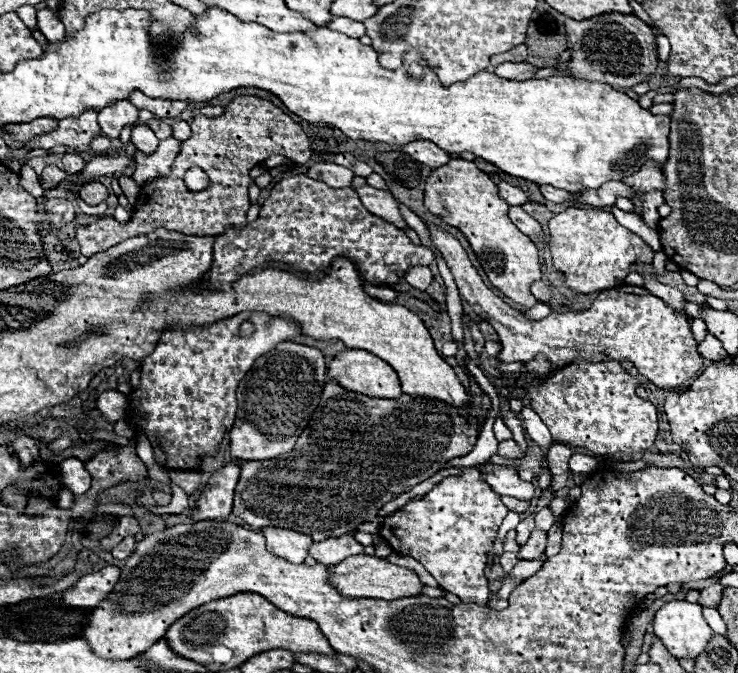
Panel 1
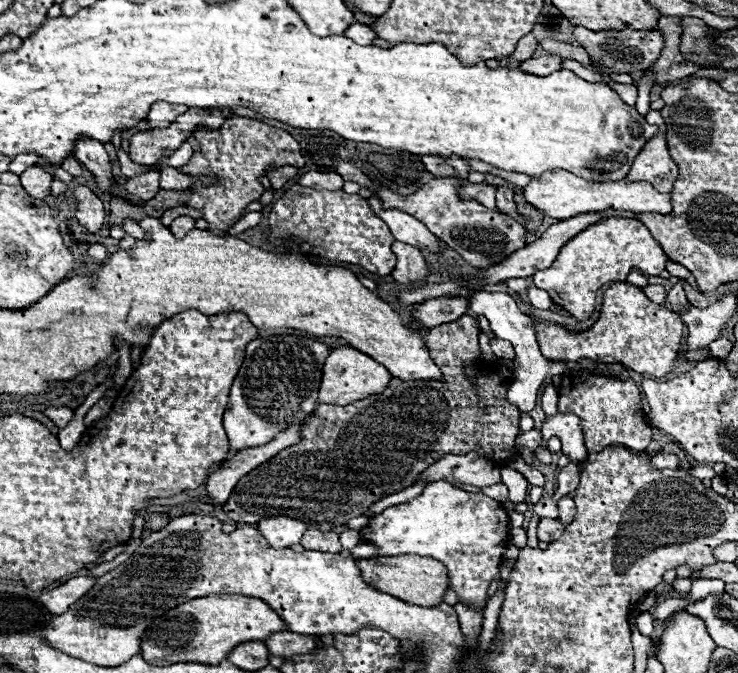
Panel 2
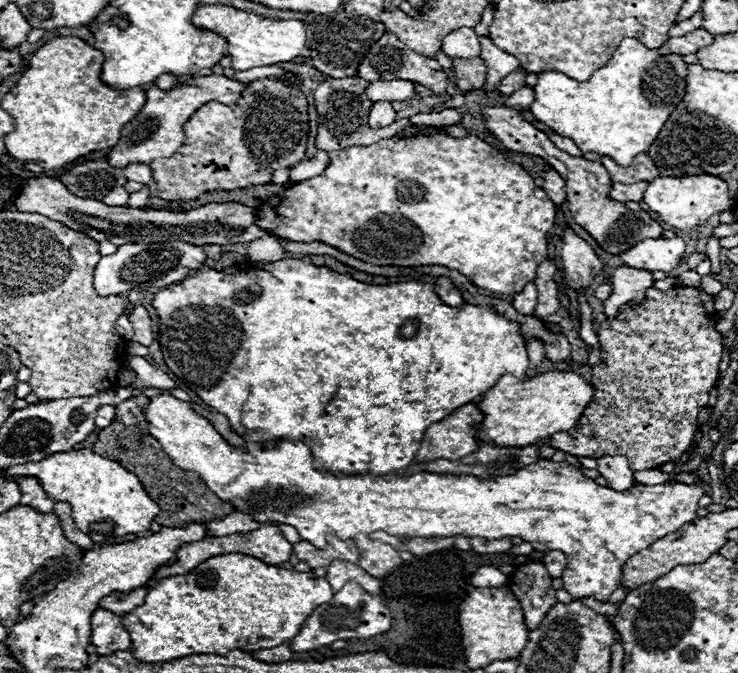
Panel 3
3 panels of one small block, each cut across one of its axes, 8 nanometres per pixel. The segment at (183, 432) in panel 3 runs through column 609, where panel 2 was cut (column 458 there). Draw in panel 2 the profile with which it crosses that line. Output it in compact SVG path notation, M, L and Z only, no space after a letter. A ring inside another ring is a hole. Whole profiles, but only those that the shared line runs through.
M440 480L430 482L418 498L390 506L382 514L372 516L360 534L362 540L380 547L380 556L418 554L436 558L448 570L448 588L458 594L462 604L480 610L486 602L488 586L502 564L508 530L508 512L500 502L482 492L472 494ZM424 520L430 522L430 526L426 526Z

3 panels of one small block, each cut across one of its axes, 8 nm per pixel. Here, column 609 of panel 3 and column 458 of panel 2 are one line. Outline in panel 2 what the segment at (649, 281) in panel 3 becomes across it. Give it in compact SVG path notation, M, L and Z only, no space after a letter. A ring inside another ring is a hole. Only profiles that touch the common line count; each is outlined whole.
M430 298L414 310L414 320L420 324L420 328L434 328L458 320L466 308L466 298Z

